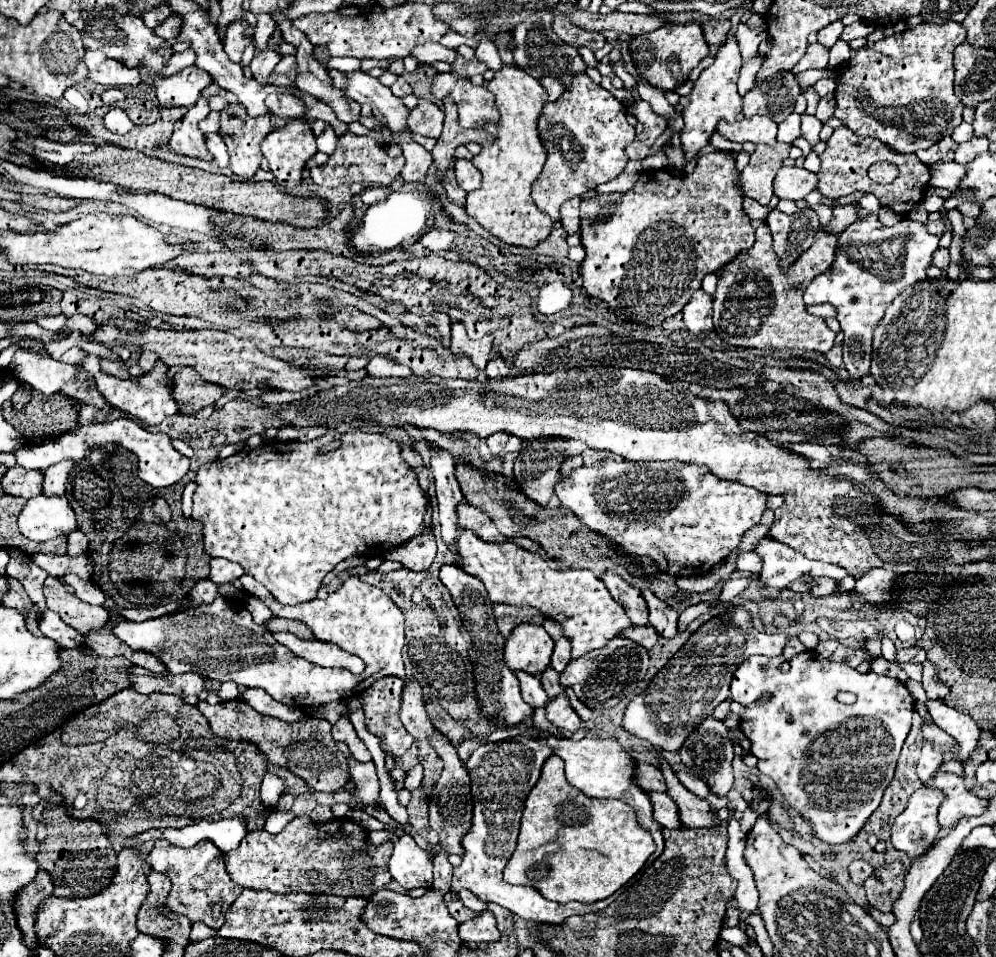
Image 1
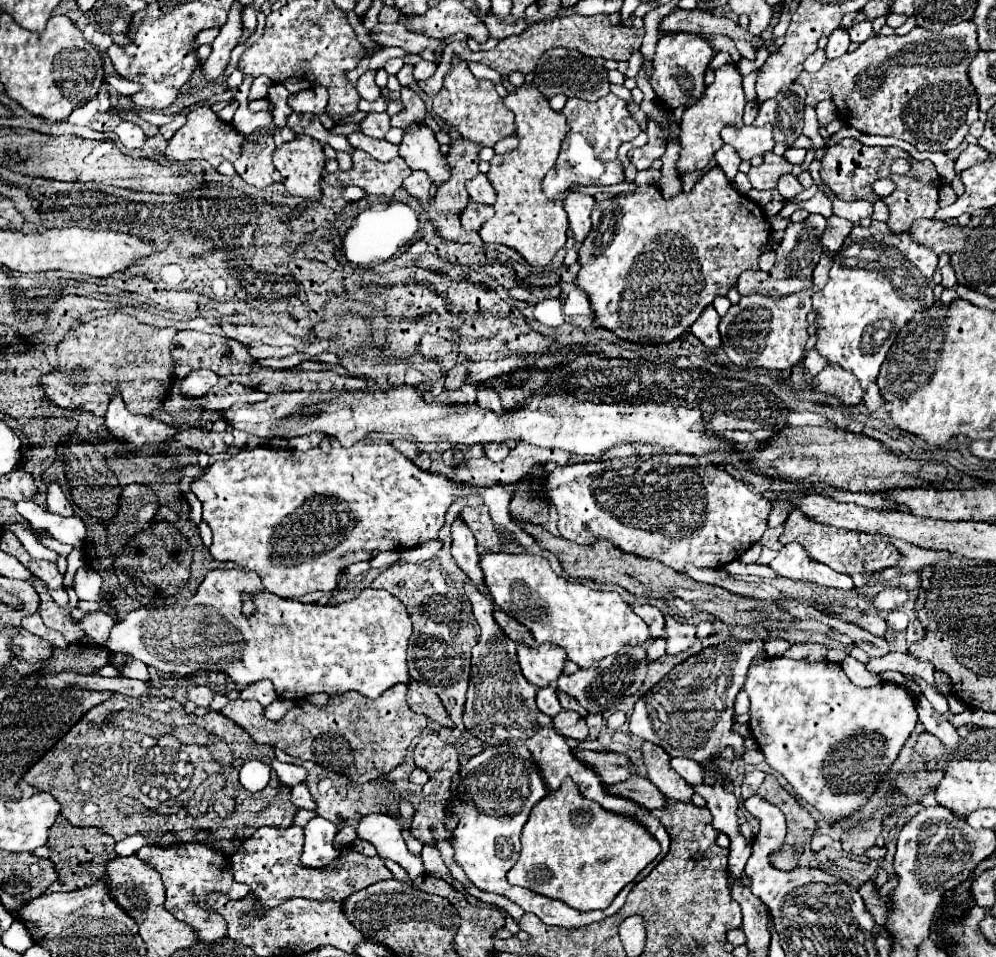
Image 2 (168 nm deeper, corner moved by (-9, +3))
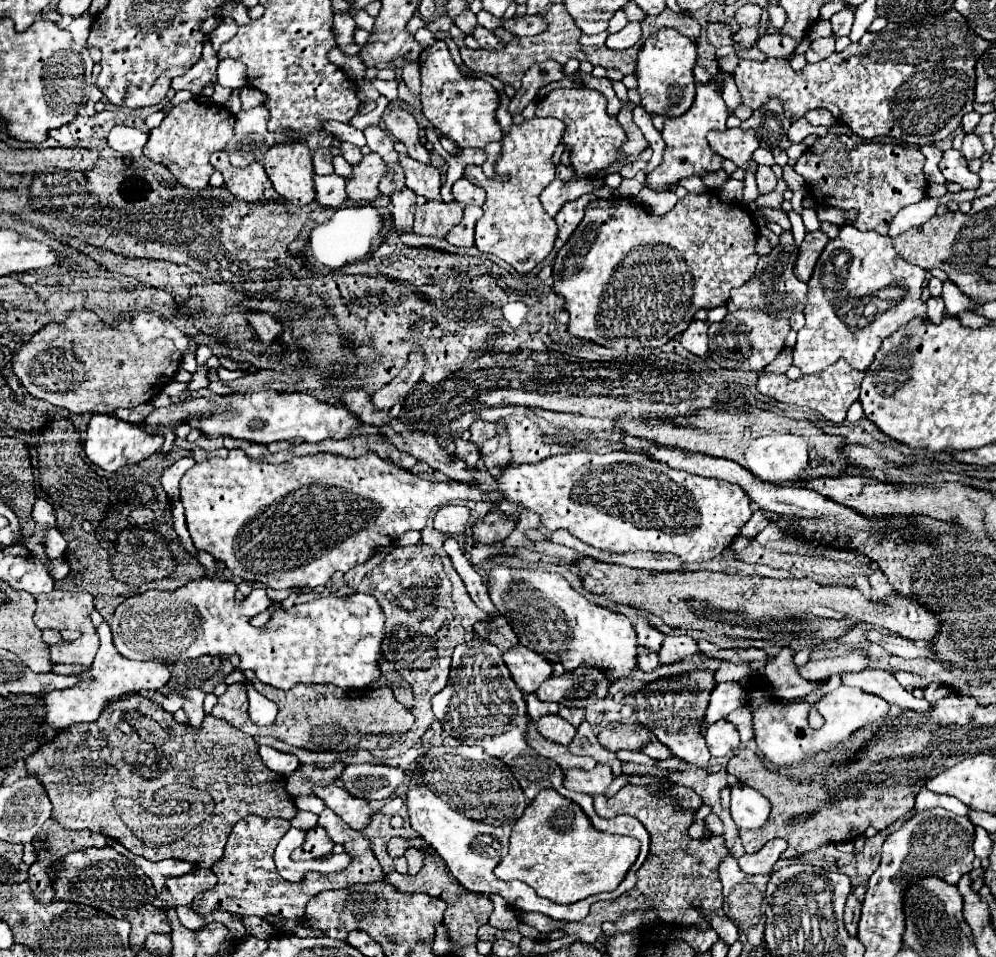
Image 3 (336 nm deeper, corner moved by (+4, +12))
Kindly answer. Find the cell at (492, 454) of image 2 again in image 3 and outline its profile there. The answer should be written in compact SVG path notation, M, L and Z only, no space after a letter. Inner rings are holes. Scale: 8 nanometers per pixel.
M457 438L457 442L455 442L457 446L455 446L455 454L459 456L459 458L463 458L469 466L477 466L477 460L481 458L481 454L479 454L479 446L475 444L475 442L471 442L471 440L463 440L463 438Z

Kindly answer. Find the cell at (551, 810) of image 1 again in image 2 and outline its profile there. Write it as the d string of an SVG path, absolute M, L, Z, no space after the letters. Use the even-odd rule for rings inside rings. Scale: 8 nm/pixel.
M564 779L562 787L556 793L546 795L540 803L534 805L520 839L522 853L518 863L508 871L508 883L526 887L550 899L558 899L578 911L606 909L614 901L614 897L630 881L634 881L634 877L660 853L658 841L642 825L638 825L632 817L610 813L598 803L584 799L572 779Z

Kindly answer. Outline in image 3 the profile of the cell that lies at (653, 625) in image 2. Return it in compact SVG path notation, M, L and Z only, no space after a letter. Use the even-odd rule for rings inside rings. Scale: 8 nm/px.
M643 616L637 618L635 632L637 632L637 644L639 646L647 646L647 648L659 652L659 648L663 644L663 634L647 618L643 618Z

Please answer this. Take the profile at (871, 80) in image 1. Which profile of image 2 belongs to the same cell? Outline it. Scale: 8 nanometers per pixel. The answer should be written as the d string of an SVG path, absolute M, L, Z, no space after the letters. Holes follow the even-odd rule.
M962 21L958 25L948 25L944 27L942 31L938 33L932 33L928 29L920 29L920 27L914 27L908 35L892 35L892 37L884 37L884 35L874 35L870 37L868 41L860 43L860 47L854 51L854 53L846 53L838 59L830 59L822 65L820 71L816 73L808 73L808 71L802 71L802 75L796 79L796 83L800 83L804 89L806 89L806 105L808 107L816 107L820 101L824 99L830 99L834 105L836 105L836 113L838 113L838 119L844 121L844 125L850 125L850 127L856 127L858 131L866 133L866 135L890 135L890 137L898 137L898 139L904 139L908 143L912 143L918 151L942 151L942 153L948 153L952 149L956 149L964 137L968 135L968 129L970 125L978 119L978 95L976 95L976 89L972 87L970 79L968 79L968 67L972 63L972 59L976 57L978 53L978 41L976 41L976 25L972 21Z

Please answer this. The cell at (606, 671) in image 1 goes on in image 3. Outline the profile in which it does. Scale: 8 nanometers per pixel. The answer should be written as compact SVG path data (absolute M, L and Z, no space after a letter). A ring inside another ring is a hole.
M579 666L561 676L551 676L537 690L539 700L561 702L569 708L585 708L591 700L605 698L611 680L599 666Z

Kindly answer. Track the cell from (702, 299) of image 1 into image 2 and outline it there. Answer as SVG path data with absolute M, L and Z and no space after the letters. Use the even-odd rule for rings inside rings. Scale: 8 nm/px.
M710 305L710 307L704 309L704 315L700 315L700 319L692 325L694 337L698 337L706 349L716 349L716 347L720 347L718 323L720 323L720 315L718 315L716 309Z

